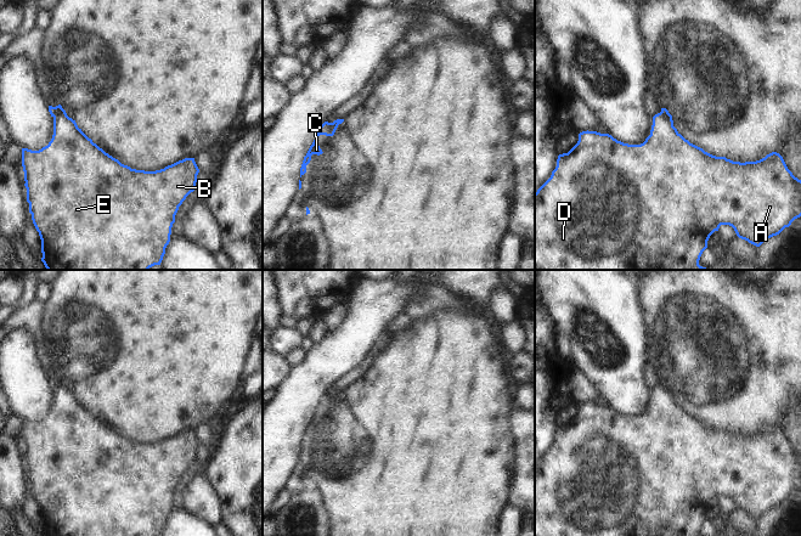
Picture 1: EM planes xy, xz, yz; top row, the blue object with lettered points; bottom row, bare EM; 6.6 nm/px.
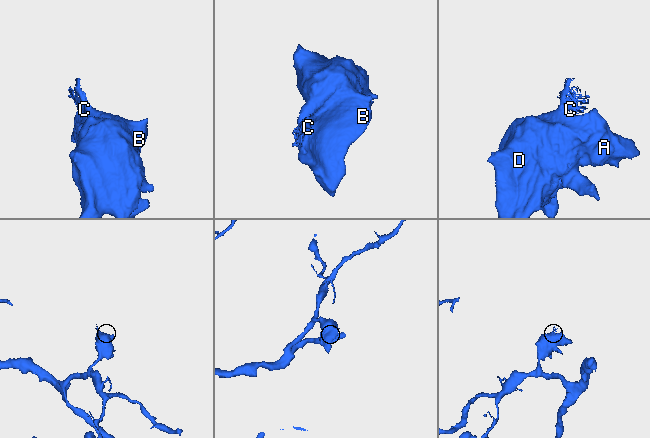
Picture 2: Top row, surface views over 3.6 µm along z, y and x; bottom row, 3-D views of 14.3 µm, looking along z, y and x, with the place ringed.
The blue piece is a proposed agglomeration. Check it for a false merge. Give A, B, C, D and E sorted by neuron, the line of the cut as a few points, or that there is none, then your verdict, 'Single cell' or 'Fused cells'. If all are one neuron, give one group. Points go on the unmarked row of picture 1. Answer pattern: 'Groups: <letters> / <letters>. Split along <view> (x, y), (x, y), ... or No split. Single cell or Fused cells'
Groups: A B D E / C. Split along xy (65, 384), (57, 385), (54, 389). Fused cells.

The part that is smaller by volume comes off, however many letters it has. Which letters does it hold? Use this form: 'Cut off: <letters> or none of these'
Cut off: C

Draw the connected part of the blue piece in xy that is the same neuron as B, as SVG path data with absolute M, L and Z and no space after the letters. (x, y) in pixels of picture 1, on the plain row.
M67 385L53 389L53 407L47 418L39 423L22 421L22 439L29 485L32 486L33 496L41 512L41 534L44 536L160 536L165 526L165 520L170 514L175 487L186 469L194 463L197 447L199 445L194 430L185 430L156 444L131 441L94 416Z

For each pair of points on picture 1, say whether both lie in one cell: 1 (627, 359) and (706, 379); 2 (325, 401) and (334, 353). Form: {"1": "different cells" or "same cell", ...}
{"1": "different cells", "2": "same cell"}

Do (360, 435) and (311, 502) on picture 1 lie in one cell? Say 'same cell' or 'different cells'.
different cells

